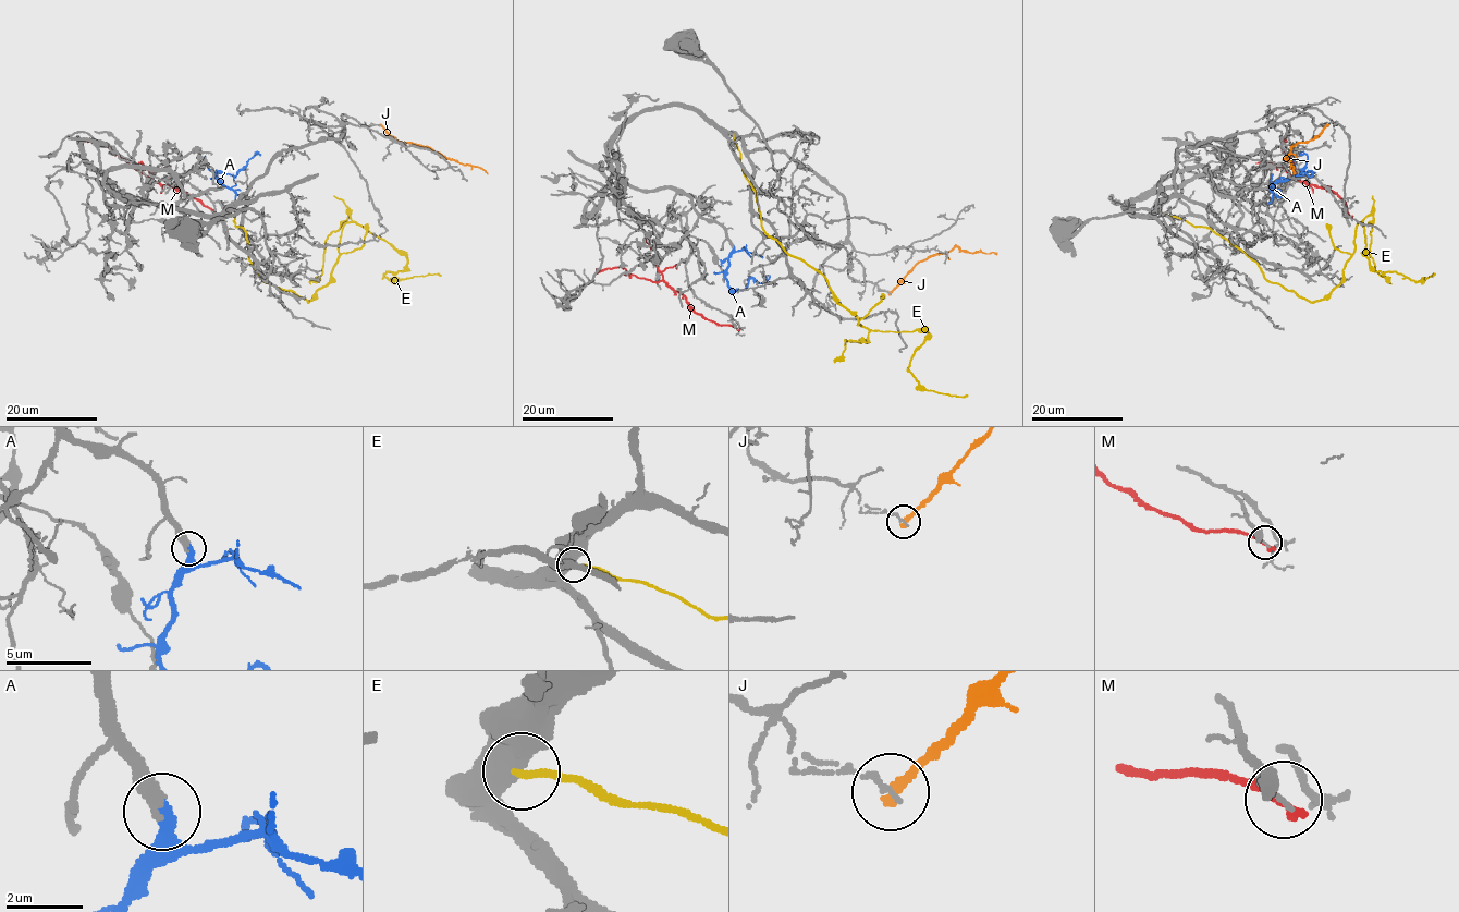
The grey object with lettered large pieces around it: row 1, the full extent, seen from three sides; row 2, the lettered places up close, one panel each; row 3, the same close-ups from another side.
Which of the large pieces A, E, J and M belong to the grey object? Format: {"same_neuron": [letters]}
{"same_neuron": ["A"]}

